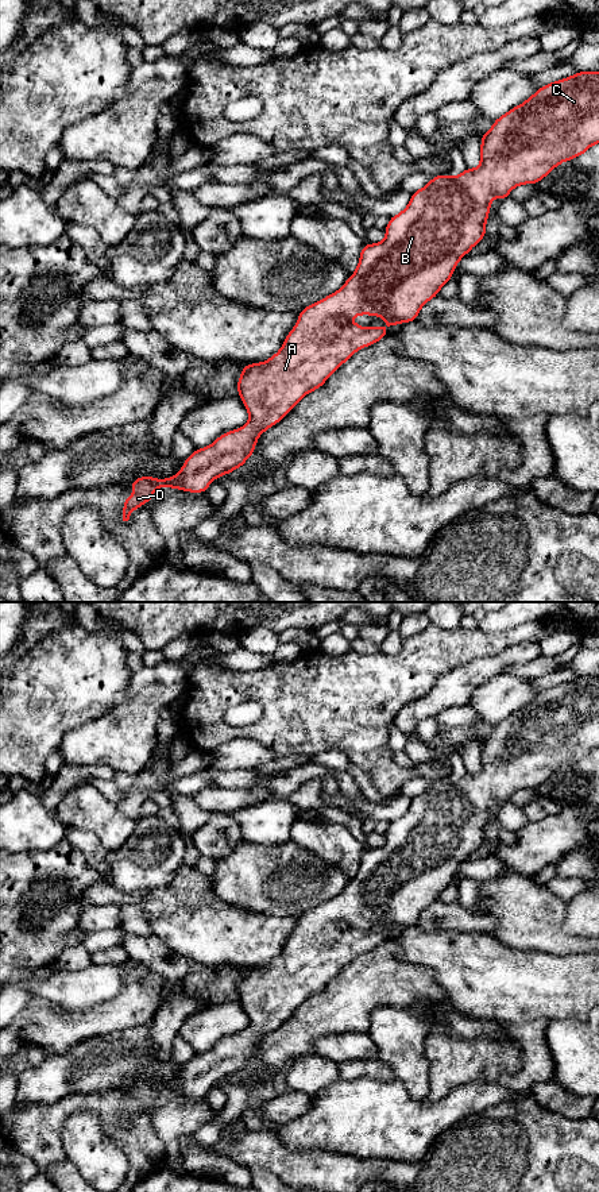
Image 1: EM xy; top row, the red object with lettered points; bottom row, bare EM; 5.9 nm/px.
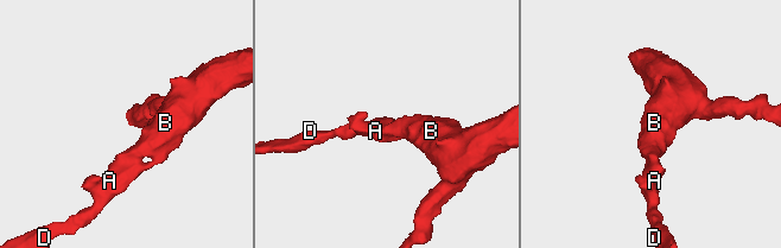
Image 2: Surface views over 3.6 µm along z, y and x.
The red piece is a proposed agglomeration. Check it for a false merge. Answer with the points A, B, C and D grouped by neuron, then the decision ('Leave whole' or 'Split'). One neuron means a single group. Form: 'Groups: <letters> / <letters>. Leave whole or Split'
Groups: A B C D. Leave whole

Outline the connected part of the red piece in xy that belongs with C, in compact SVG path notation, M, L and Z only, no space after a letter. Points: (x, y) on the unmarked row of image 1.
M577 676L544 690L521 710L498 722L482 740L480 768L476 774L467 772L457 782L434 780L422 794L411 798L409 810L390 822L384 845L363 850L359 869L347 887L298 918L298 927L274 961L241 973L237 999L250 1019L248 1027L223 1038L210 1050L194 1054L175 1081L156 1084L146 1080L131 1087L134 1099L124 1106L123 1126L130 1125L132 1115L147 1108L156 1092L205 1098L220 1080L243 1072L264 1035L278 1029L302 1002L321 992L356 956L389 938L382 931L363 933L349 927L351 922L379 921L387 931L417 925L420 914L452 883L459 865L486 841L494 802L503 806L515 791L536 790L557 769L583 760L596 748L599 676Z

